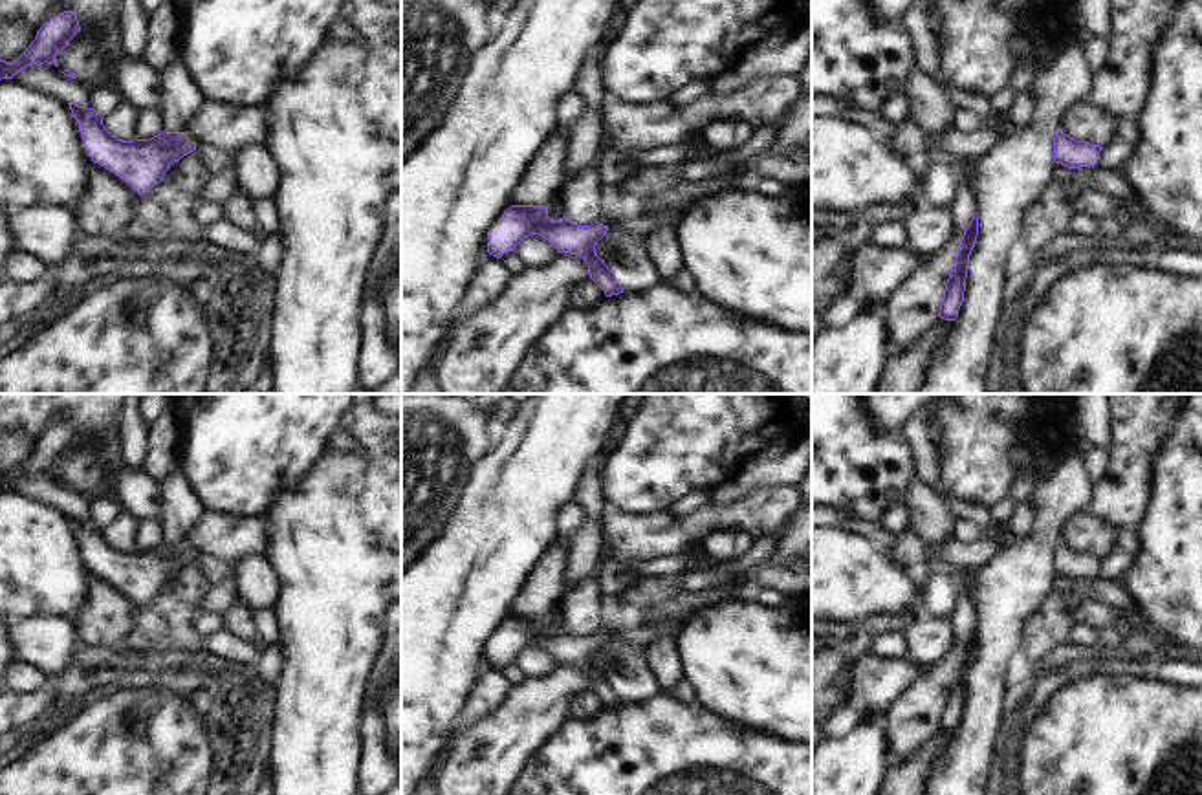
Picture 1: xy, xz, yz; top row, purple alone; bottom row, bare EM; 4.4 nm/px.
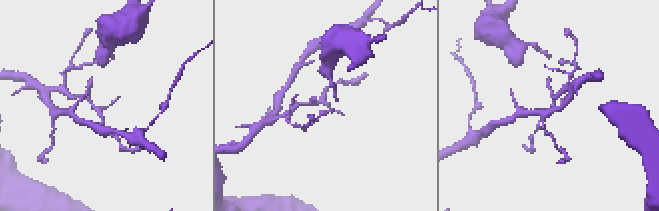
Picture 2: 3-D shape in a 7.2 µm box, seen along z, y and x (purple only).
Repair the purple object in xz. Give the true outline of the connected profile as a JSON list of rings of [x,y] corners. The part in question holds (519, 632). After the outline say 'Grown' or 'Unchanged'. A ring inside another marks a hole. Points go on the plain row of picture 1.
[[[511,615],[502,630],[491,639],[487,663],[500,669],[508,661],[531,647],[546,648],[559,663],[570,663],[588,674],[590,689],[605,702],[606,707],[623,703],[616,685],[596,663],[597,652],[608,641],[608,628],[603,625],[597,632],[570,632],[564,626],[552,630],[546,615]]]. Grown.

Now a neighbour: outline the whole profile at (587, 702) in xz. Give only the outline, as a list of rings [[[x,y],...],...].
[[[583,689],[583,691],[577,691],[574,696],[572,714],[594,716],[605,707],[606,707],[605,702],[592,689]]]

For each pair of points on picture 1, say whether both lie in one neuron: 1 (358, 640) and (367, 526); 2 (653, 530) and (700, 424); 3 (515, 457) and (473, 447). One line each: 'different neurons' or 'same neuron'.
1: same neuron
2: different neurons
3: different neurons

